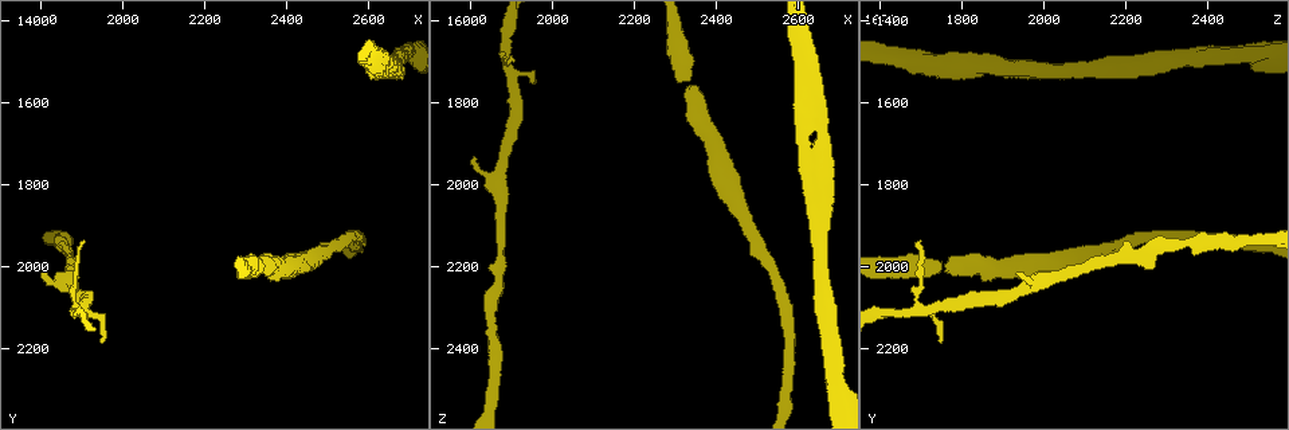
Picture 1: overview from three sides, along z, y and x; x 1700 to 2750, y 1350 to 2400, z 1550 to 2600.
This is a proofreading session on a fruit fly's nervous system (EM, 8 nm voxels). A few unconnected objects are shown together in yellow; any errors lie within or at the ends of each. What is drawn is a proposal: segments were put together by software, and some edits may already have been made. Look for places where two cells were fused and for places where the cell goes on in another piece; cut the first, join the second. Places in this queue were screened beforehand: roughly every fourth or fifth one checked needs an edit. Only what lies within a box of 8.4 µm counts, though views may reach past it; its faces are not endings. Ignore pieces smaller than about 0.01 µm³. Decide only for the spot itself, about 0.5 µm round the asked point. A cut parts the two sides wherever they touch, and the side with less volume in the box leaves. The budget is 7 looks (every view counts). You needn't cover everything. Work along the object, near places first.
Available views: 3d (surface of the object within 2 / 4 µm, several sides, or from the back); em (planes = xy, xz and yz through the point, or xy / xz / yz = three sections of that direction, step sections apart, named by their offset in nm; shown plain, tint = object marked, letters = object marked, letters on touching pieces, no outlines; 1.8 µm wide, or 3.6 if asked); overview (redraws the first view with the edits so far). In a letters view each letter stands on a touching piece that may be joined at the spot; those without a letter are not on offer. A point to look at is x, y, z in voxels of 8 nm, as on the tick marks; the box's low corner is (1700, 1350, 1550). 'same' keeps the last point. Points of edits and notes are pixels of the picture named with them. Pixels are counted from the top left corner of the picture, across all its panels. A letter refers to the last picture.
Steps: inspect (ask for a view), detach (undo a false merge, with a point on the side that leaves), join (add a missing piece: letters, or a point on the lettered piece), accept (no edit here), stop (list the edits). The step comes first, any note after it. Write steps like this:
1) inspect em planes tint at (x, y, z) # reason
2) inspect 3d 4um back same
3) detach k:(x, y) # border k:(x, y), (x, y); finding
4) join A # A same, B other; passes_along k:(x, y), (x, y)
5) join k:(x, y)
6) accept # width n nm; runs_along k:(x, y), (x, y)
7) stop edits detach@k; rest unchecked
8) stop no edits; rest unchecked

inspect em 3.6um planes letters at (1815, 2020, 1940) # tapers out

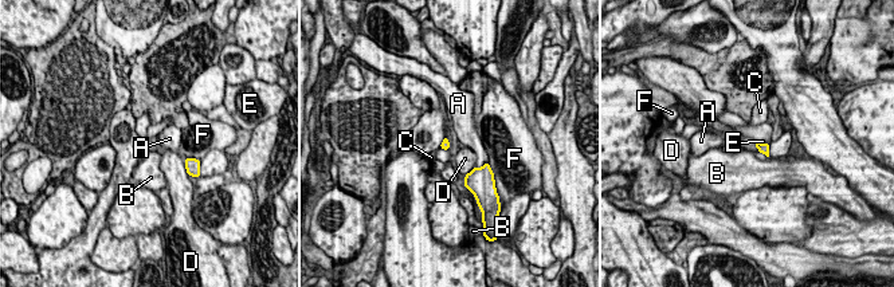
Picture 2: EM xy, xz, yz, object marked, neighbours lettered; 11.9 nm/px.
accept # A other, B other, C other, D other, E other, F other; border 2:(756, 141), (768, 144); no lettered piece goes on from it

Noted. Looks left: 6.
inspect em 3.6um xz step 16 tint at (2340, 2005, 1755) # thin neck

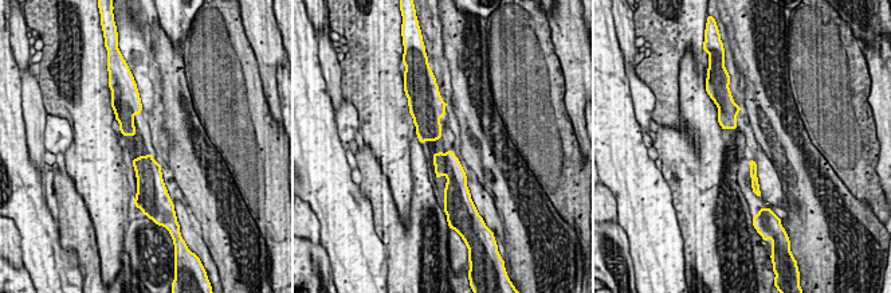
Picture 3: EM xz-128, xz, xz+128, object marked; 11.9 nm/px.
inspect em 3.6um planes tint same

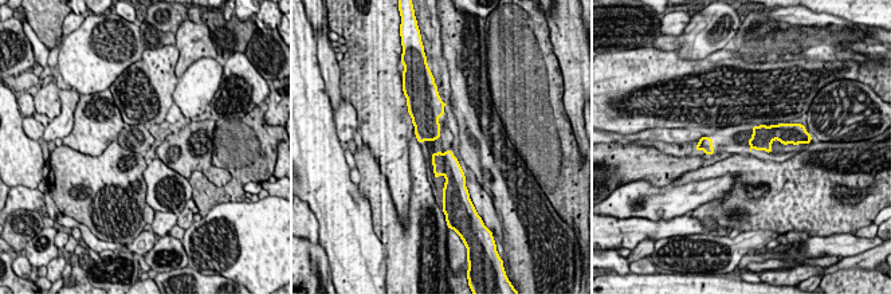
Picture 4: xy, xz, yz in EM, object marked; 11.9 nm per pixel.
inspect em 3.6um planes letters same

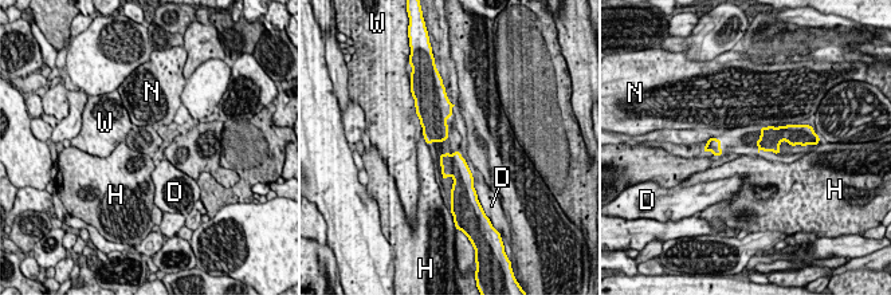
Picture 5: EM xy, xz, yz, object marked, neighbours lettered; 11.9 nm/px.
accept # width 160 nm; D other, H other, N other, W other; border 5:(422, 133), (426, 141); continuous, no second cell

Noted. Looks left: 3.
inspect 3d 2um at (2605, 1495, 1665) # thick turns thin

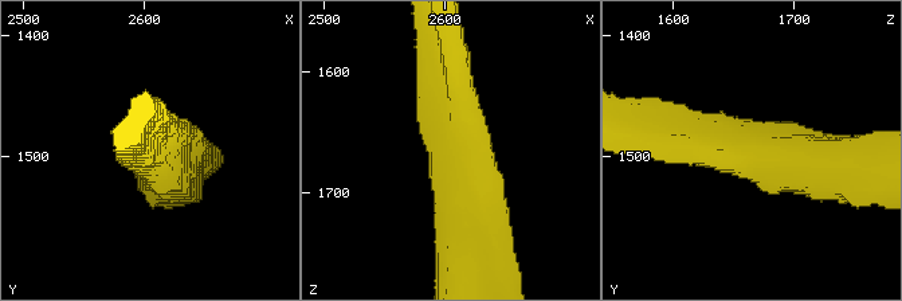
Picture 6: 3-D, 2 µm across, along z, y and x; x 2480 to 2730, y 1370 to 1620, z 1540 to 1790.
inspect em yz step 16 tint at (2608, 1498, 1662) # now the EM

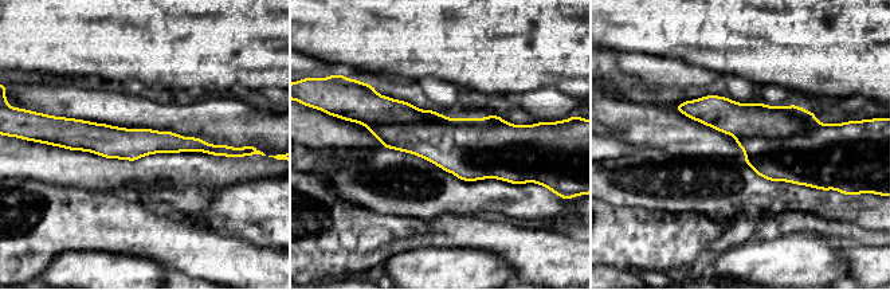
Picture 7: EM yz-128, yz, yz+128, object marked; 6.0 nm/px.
inspect em yz step 16 letters same # see the neighbours

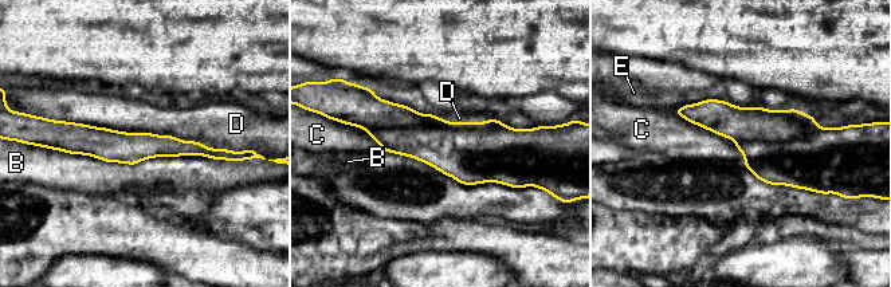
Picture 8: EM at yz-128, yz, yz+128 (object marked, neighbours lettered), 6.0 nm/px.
detach 8:(740, 124) # width 190 nm; B other, C other, D other, E other; two cells meet here

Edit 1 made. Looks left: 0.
stop edits detach@8; rest unchecked

